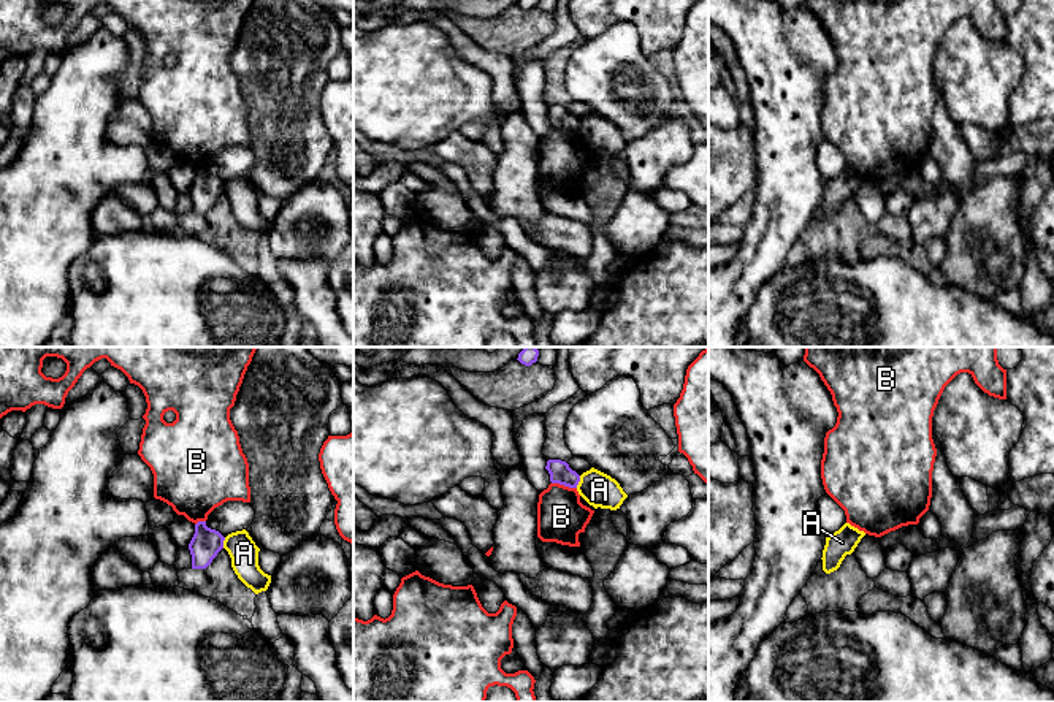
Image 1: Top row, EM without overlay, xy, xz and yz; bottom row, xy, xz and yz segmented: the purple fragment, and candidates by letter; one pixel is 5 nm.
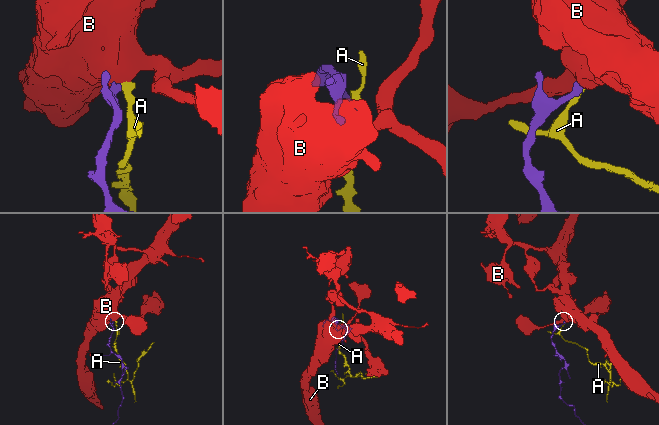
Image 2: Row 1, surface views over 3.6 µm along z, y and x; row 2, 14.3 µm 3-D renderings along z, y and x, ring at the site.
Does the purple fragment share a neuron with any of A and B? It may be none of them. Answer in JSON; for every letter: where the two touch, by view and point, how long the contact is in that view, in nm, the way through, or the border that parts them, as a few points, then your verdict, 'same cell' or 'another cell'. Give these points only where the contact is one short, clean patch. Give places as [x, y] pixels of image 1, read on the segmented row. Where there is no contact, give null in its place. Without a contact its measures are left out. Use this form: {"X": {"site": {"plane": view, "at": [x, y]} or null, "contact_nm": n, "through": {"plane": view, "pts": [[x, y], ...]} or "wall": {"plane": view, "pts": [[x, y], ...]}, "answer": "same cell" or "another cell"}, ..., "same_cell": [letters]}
{"A": {"site": {"plane": "xz", "at": [579, 480]}, "contact_nm": 70, "wall": {"plane": "xz", "pts": [[580, 476], [576, 487]]}, "answer": "another cell"}, "B": {"site": {"plane": "xz", "at": [565, 485]}, "contact_nm": 130, "wall": {"plane": "xz", "pts": [[552, 482], [576, 488]]}, "answer": "another cell"}, "same_cell": []}

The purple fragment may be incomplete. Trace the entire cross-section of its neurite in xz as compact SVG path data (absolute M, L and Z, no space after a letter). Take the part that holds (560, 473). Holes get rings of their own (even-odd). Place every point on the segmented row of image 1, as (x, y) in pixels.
M548 460L545 469L550 474L552 483L577 488L580 482L580 475L575 471L572 471L566 461Z

